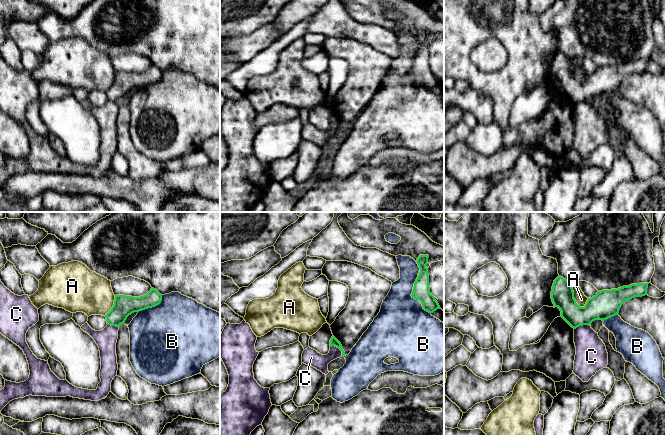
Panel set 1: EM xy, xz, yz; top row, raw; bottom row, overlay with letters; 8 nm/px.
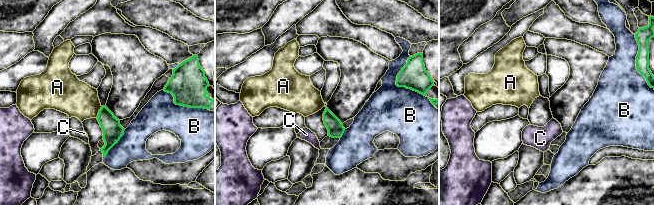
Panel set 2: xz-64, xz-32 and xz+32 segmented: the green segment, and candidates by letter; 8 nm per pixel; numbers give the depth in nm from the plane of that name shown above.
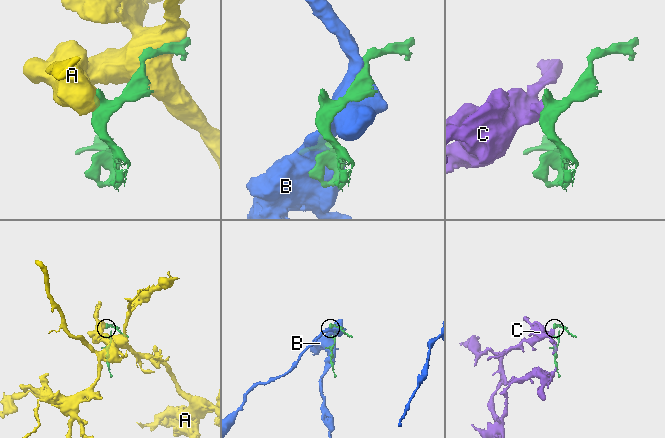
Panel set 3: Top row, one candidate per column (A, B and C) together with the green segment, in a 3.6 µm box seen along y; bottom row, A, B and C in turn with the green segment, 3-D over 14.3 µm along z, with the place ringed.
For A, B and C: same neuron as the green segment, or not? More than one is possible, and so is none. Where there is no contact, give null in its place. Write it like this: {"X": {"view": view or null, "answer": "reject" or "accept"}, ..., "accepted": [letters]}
{"A": {"view": "yz", "answer": "reject"}, "B": {"view": "xz", "answer": "reject"}, "C": {"view": "xz", "answer": "reject"}, "accepted": []}

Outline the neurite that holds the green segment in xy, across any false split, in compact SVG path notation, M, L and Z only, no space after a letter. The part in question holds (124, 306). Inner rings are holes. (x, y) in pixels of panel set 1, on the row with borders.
M154 288L140 297L116 295L113 307L105 315L107 324L119 327L132 313L155 307L161 301L162 295Z

